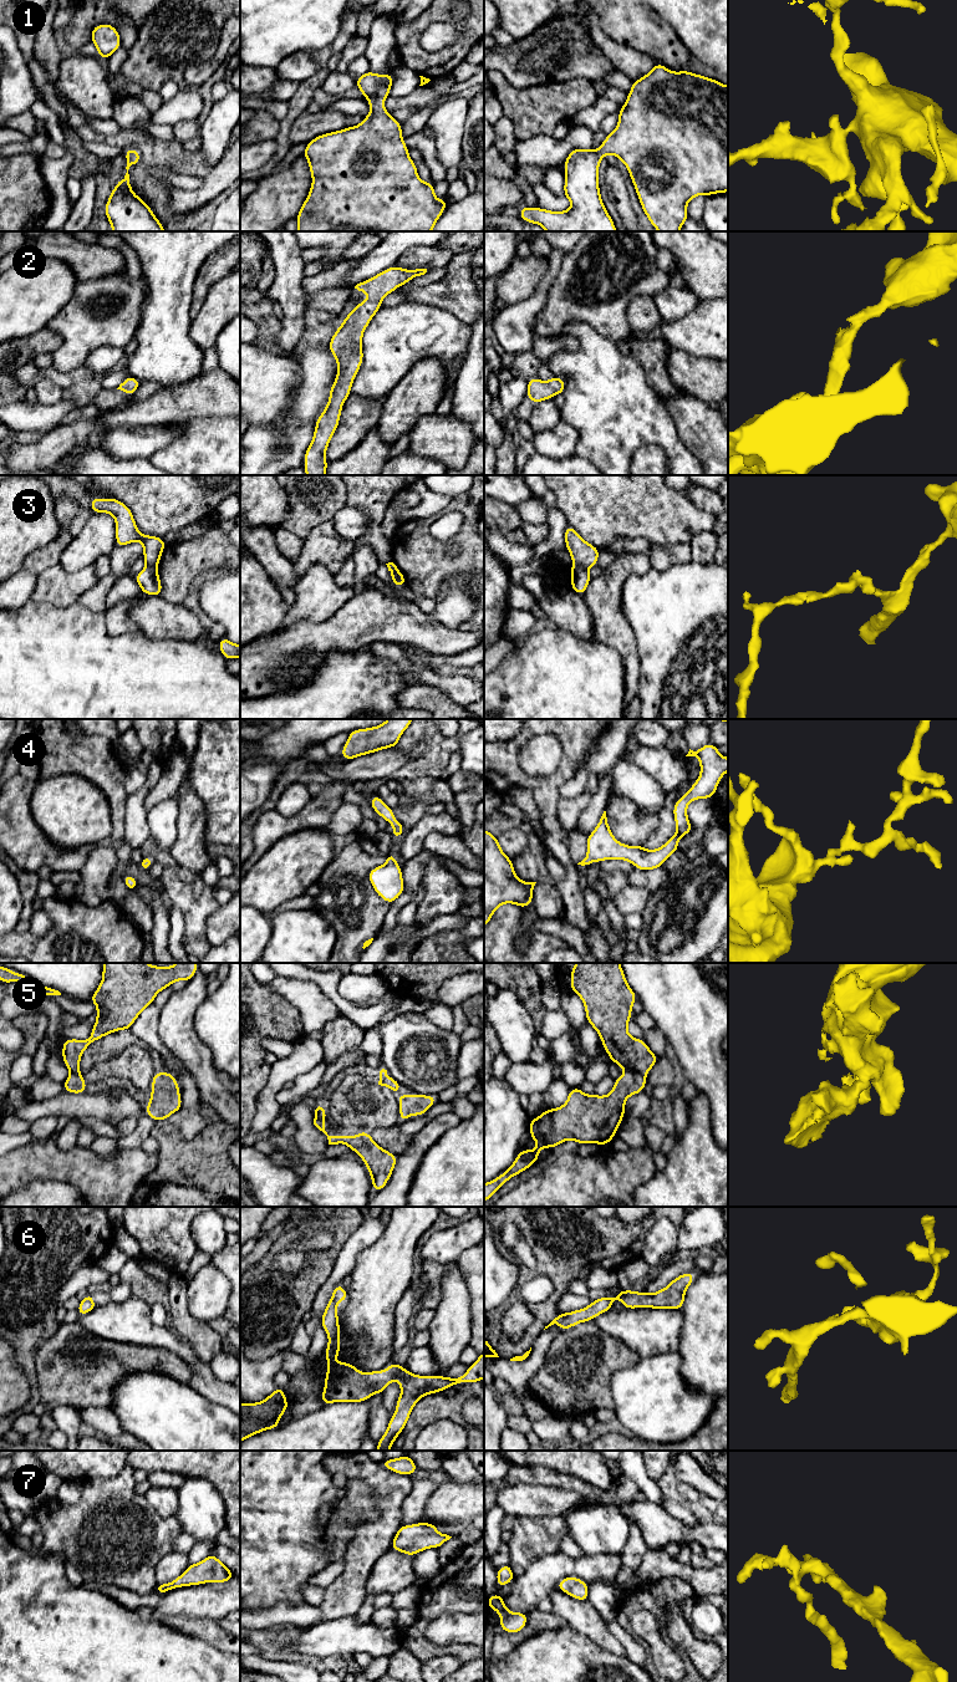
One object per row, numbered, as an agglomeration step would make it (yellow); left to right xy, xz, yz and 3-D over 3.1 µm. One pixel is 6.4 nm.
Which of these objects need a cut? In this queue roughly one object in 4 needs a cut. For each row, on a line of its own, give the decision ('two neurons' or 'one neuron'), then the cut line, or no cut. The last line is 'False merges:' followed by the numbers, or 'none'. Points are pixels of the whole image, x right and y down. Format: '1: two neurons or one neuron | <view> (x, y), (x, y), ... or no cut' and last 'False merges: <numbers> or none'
1: one neuron | no cut
2: one neuron | no cut
3: two neurons | yz (573, 562), (585, 569)
4: one neuron | no cut
5: two neurons | yz (630, 1071), (637, 1071), (644, 1076)
6: one neuron | no cut
7: one neuron | no cut
False merges: 3, 5

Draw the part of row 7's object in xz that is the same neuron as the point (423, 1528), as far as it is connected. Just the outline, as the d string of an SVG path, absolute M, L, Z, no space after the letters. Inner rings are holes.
M416 1523L413 1525L401 1525L391 1544L392 1550L414 1556L426 1549L442 1546L452 1536L437 1533L433 1523Z

